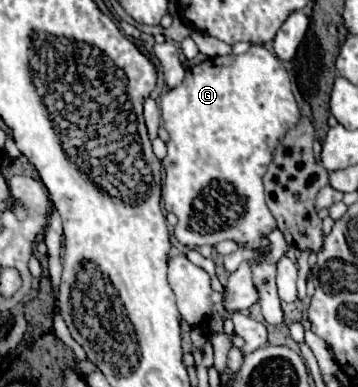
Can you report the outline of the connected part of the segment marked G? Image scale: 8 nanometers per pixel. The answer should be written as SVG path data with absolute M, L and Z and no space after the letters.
M252 44L250 50L240 56L228 54L208 58L202 64L188 68L180 86L162 94L160 110L164 128L170 134L168 154L162 160L162 168L166 170L162 202L166 212L176 214L178 218L174 228L176 240L188 248L198 248L202 244L214 246L220 240L234 240L244 242L250 248L266 250L268 240L262 238L262 234L270 232L276 226L276 220L264 202L262 176L280 138L296 126L300 116L292 96L288 72L276 54L264 46Z

